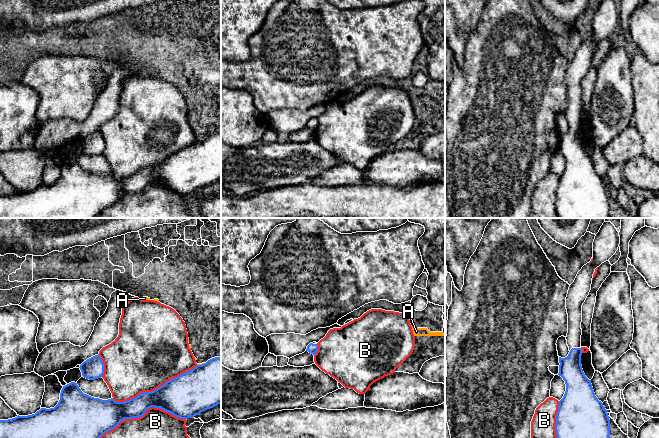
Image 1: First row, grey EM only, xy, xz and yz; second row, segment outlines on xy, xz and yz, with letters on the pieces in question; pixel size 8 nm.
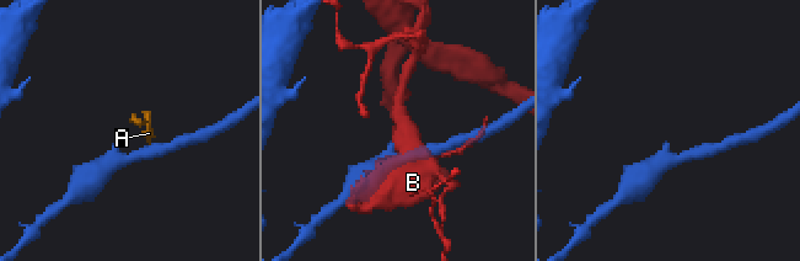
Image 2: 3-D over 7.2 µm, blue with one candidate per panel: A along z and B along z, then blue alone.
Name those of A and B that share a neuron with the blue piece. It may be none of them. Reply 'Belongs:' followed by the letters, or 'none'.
Belongs: none

